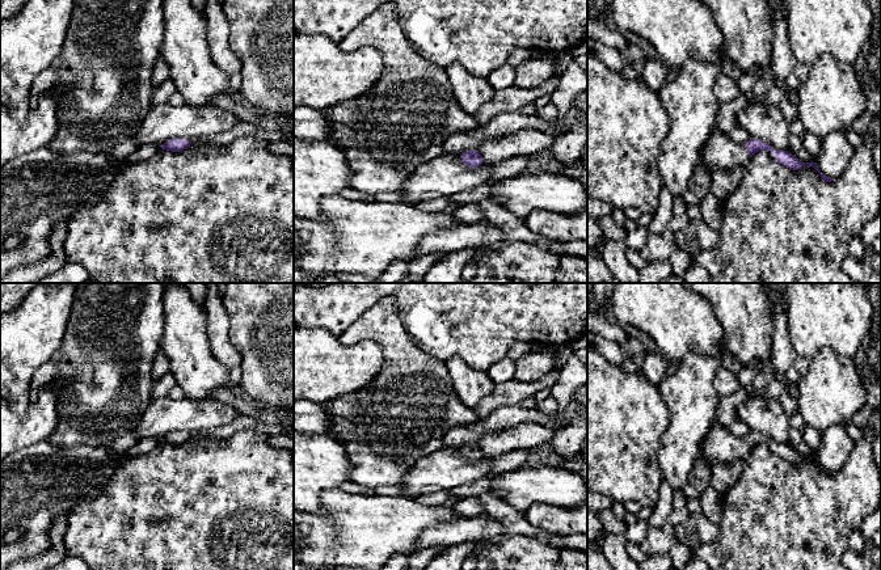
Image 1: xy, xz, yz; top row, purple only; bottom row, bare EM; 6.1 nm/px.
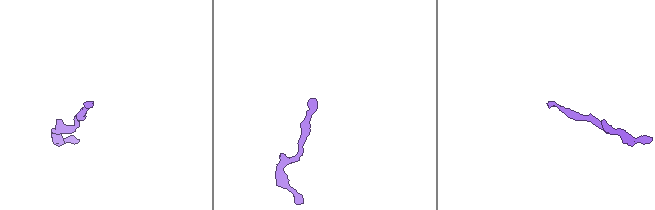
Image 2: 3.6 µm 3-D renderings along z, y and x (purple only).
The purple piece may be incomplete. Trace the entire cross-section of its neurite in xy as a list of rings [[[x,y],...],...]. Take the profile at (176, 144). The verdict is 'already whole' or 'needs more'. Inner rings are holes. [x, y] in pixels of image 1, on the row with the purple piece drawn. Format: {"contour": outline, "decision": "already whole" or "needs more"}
{"contour": [[[172,138],[166,140],[161,148],[172,152],[182,152],[191,144],[191,140],[186,138]]], "decision": "already whole"}

